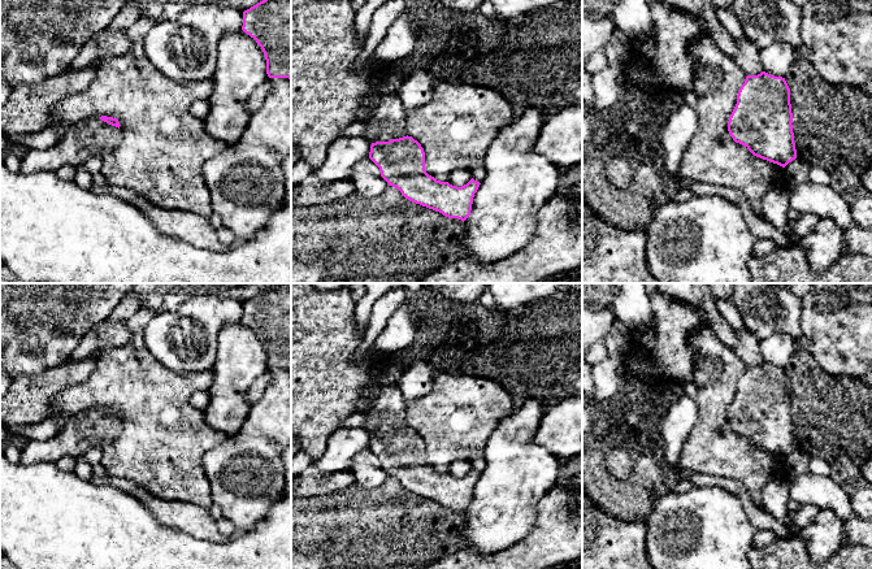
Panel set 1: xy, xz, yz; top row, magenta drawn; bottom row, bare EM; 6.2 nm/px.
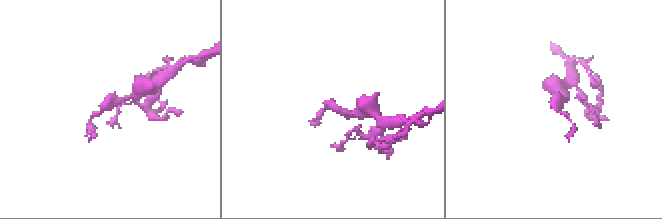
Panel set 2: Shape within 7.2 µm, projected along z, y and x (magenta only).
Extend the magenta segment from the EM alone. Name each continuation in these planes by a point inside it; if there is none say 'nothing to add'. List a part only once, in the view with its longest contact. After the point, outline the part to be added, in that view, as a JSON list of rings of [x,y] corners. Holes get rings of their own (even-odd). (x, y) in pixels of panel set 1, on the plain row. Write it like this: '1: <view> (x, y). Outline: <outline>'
1: xz (384, 407). Outline: [[[396,385],[373,387],[364,398],[360,411],[366,420],[363,427],[376,433],[389,433],[407,427],[404,398]]]

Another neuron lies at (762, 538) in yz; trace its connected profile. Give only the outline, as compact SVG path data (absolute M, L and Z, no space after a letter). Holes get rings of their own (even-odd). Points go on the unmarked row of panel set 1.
M756 530L752 538L752 546L767 547L775 540L775 534L769 530Z

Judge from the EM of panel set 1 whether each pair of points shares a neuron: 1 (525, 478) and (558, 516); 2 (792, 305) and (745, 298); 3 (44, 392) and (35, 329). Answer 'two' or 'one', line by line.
1: two
2: one
3: two

